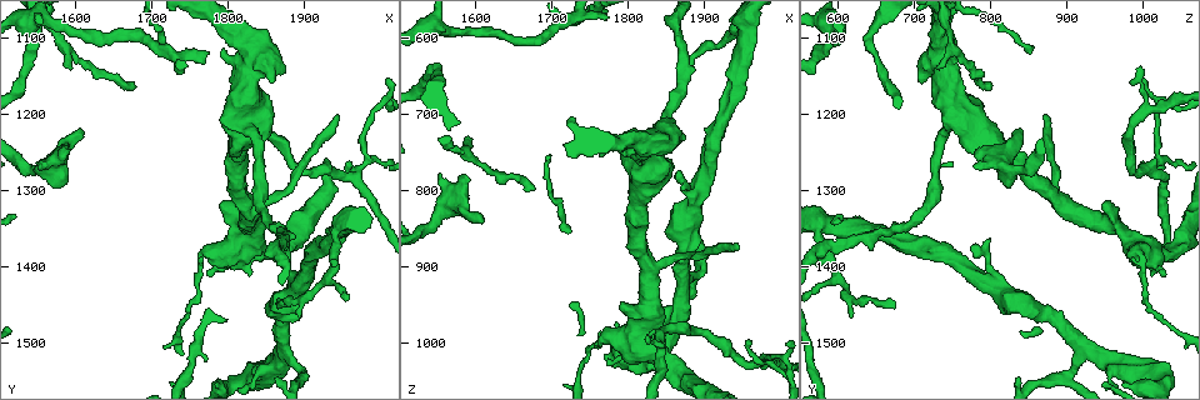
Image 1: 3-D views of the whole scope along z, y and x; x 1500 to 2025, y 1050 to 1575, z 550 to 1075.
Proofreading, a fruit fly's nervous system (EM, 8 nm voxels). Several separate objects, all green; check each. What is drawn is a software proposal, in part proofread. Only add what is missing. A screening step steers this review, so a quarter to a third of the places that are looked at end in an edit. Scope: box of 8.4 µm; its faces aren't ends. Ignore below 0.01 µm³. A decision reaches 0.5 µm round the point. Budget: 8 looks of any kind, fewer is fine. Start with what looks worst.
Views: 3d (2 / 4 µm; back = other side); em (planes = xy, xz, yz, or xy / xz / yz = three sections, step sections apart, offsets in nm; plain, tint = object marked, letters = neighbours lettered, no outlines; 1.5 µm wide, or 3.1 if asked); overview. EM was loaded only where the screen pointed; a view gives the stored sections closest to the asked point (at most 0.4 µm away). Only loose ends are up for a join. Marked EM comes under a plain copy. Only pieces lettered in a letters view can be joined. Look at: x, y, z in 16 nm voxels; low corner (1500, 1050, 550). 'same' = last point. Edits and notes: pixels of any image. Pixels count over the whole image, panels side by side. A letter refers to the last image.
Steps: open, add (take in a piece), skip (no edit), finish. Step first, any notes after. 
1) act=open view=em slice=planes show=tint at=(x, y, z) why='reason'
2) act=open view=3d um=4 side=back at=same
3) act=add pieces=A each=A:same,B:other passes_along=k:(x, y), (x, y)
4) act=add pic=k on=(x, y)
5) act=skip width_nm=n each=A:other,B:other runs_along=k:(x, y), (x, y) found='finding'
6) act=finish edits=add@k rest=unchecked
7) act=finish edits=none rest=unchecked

act=open view=em slice=xy step=4 show=tint at=(1590, 1250, 785) why='an open end'

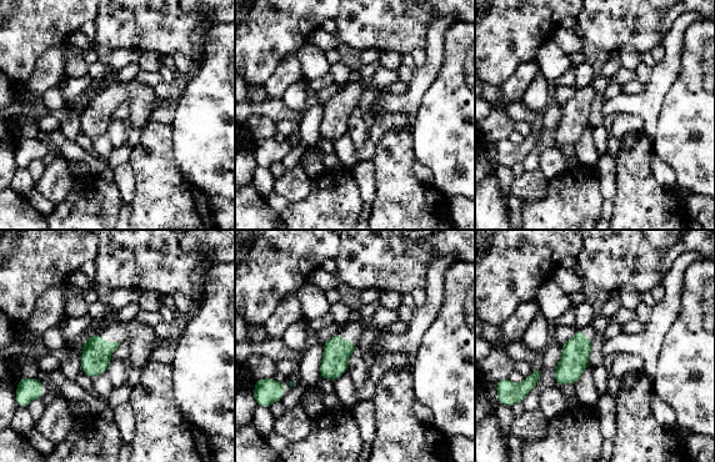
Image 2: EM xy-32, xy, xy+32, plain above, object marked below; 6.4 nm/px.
act=open view=em slice=planes show=letters at=same

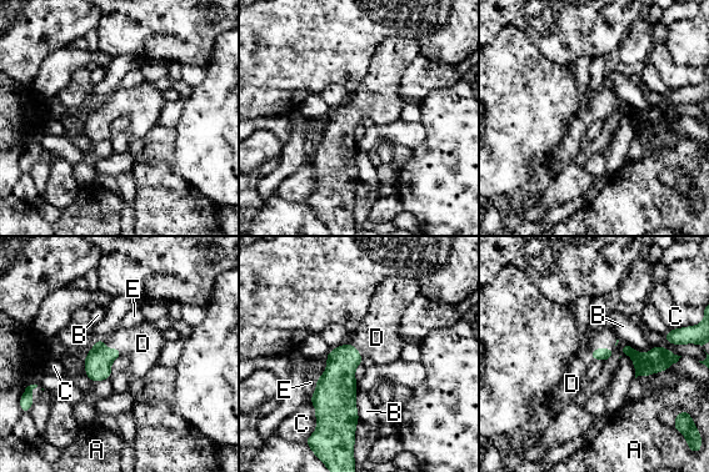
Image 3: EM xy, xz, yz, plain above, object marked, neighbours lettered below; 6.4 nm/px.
act=add pieces=D each=A:other,B:other,C:other,D:same,E:other found='the neuron continues'

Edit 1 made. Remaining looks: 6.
act=open view=em slice=planes show=letters at=(1945, 1205, 875) why='tapers out'

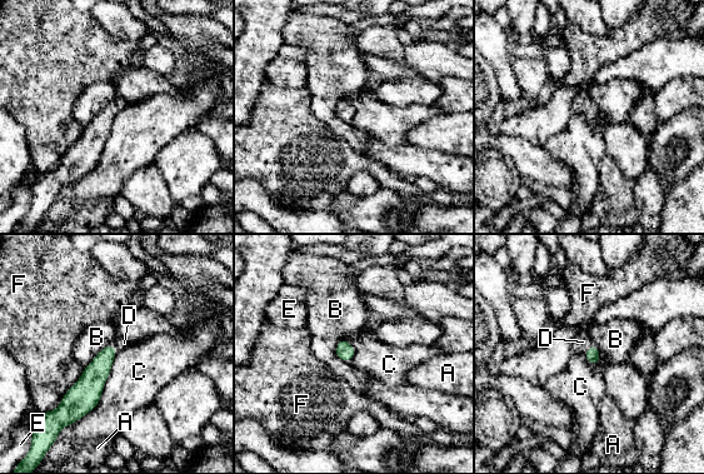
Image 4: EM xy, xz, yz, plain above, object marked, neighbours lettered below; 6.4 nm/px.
act=add pieces=D each=A:other,B:other,C:other,D:same,E:other,F:other passes_along=4:(593, 353), (589, 348), (583, 342) found='the neuron continues'

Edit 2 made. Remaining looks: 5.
act=open view=em slice=xz step=8 show=letters at=(1680, 1165, 800) why='an open end'

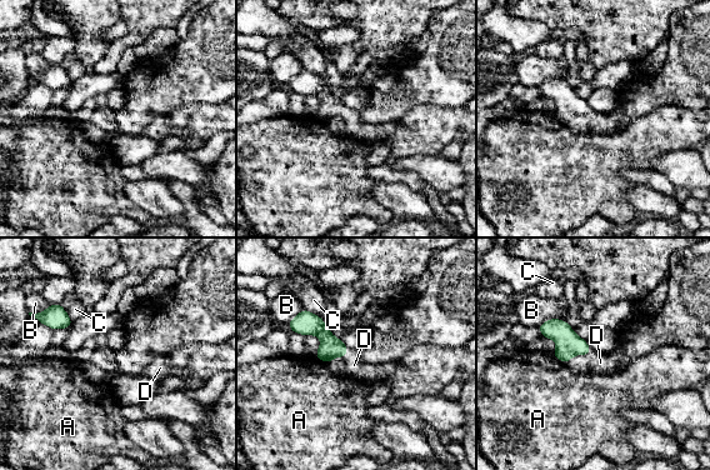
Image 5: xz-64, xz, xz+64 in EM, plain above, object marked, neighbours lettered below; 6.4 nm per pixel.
act=add pieces=D each=A:other,B:other,C:other,D:same passes_along=5:(330, 346), (346, 353), (354, 365) found='the neuron continues'

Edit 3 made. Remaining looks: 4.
act=finish edits=add@3,add@4,add@5 rest=unchecked

